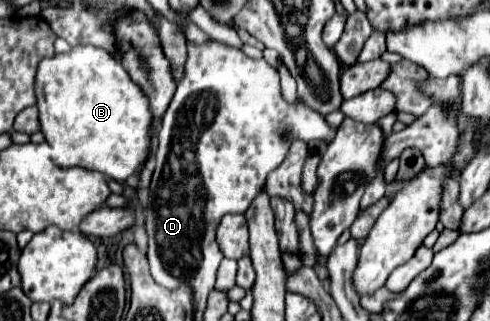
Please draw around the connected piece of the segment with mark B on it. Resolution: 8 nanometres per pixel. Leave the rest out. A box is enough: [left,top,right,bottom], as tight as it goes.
[36,46,154,182]

